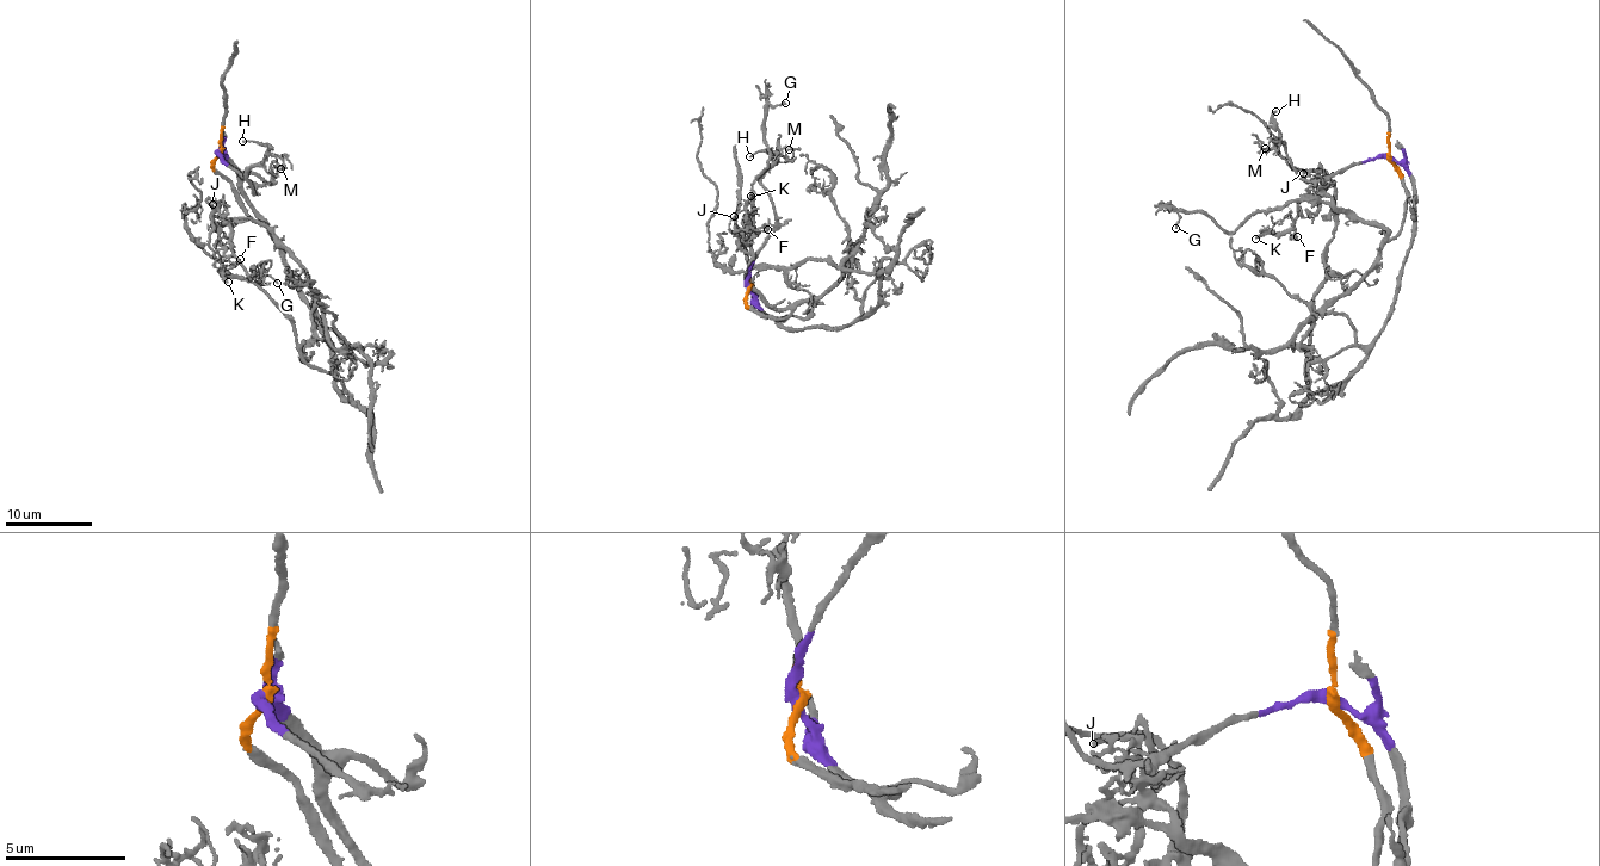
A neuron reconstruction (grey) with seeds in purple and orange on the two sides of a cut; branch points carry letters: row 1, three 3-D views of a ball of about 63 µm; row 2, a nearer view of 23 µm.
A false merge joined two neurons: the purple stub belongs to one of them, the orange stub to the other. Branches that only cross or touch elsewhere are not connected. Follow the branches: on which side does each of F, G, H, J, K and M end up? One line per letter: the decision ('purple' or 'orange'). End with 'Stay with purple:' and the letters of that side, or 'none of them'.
F: orange
G: orange
H: purple
J: orange
K: orange
M: purple
Stay with purple: H, M

